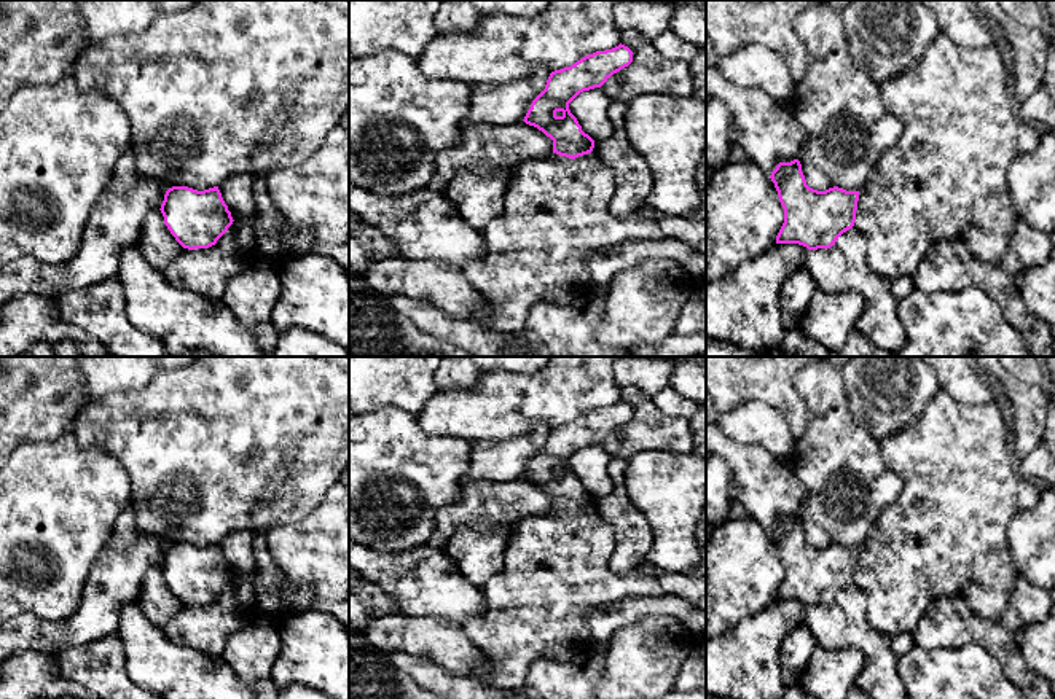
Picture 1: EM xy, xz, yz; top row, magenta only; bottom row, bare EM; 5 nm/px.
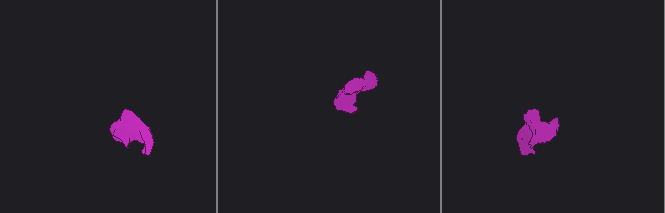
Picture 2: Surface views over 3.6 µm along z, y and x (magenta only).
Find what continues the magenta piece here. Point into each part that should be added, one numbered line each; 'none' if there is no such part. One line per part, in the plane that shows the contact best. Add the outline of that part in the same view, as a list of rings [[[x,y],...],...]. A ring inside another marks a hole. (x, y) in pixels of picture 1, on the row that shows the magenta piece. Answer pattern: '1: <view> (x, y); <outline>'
1: xz (556, 214); [[[593,151],[575,159],[551,153],[520,164],[507,186],[504,213],[483,229],[484,253],[461,269],[488,304],[478,323],[500,333],[526,330],[529,310],[537,303],[567,306],[590,293],[586,260],[591,253],[609,250],[629,239],[666,237],[657,221],[660,212],[649,205],[629,217],[614,217],[609,212],[614,193],[614,172]]]

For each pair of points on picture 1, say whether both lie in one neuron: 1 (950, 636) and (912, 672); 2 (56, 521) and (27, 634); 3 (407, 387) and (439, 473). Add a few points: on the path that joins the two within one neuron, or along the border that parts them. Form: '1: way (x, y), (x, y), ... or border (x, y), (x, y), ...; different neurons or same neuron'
1: border (974, 642), (964, 647), (915, 645); different neurons
2: border (16, 615), (35, 613), (50, 620), (69, 616); different neurons
3: border (378, 408), (397, 406), (415, 416); different neurons

